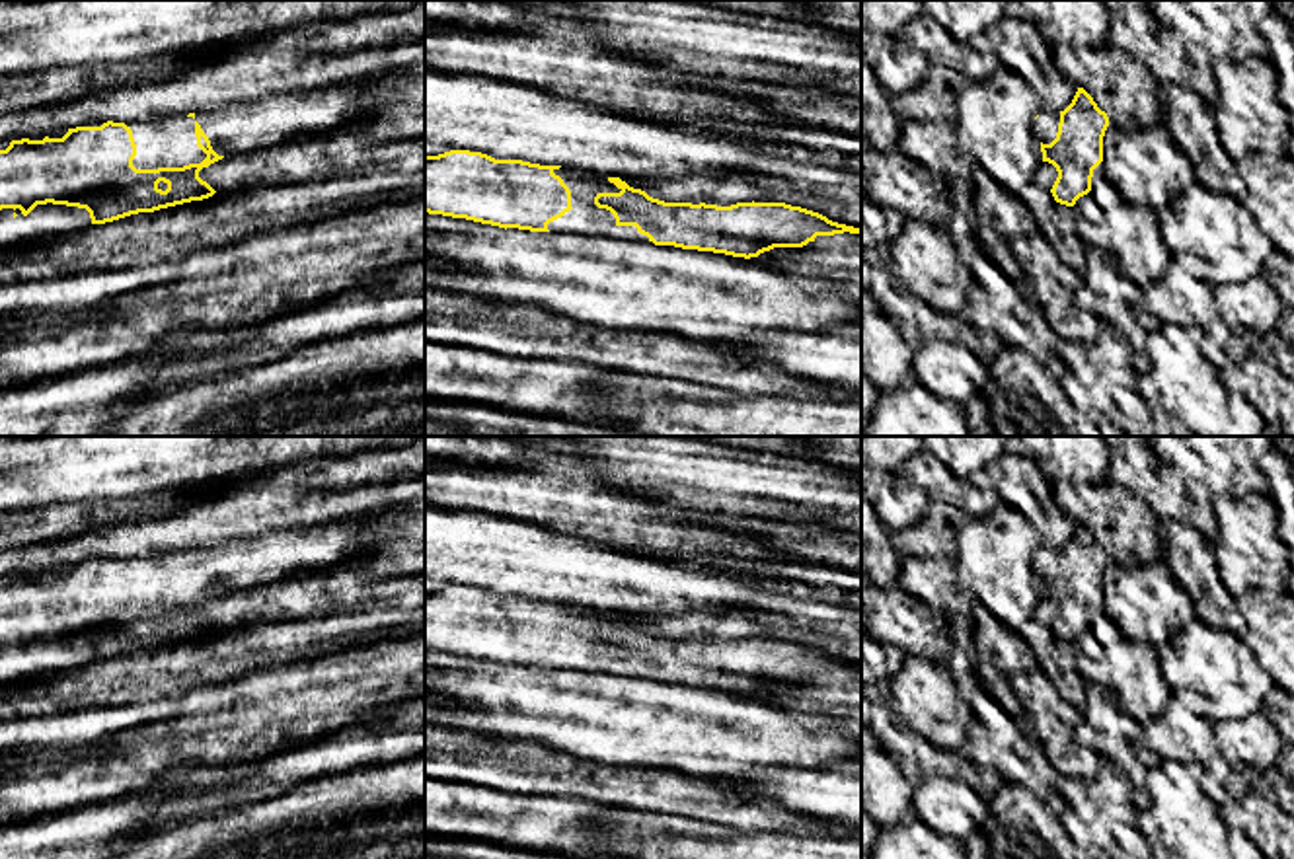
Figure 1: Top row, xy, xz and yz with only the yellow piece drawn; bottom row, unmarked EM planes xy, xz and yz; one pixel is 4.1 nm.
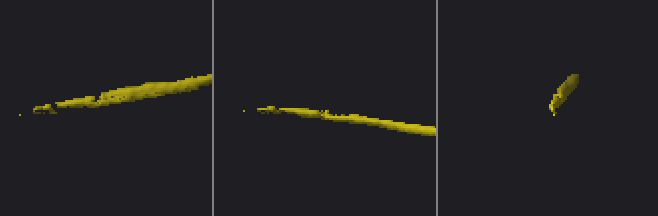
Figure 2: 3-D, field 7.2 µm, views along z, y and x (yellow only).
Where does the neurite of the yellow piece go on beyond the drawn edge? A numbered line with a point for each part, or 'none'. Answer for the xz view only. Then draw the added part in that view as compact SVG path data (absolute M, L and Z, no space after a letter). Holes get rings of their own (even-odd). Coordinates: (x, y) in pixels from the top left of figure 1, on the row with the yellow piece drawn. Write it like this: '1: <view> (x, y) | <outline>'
1: xz (585, 217) | M571 168L553 169L555 175L571 191L571 210L548 224L550 232L577 232L585 236L608 236L616 226L610 210L598 208L594 197L598 193L620 193L608 177L592 171L579 171Z

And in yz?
1: yz (1045, 127) | M1041 111L1033 125L1035 138L1043 144L1050 144L1056 138L1058 123L1060 111Z

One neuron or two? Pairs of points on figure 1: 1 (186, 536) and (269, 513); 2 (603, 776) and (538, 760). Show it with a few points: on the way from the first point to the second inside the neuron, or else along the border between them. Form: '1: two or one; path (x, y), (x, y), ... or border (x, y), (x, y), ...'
1: one; path (207, 521), (225, 513), (248, 513)
2: one; path (587, 778), (554, 772)

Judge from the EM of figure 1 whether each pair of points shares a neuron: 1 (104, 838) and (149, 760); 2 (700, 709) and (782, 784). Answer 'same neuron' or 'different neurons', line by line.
1: different neurons
2: different neurons

